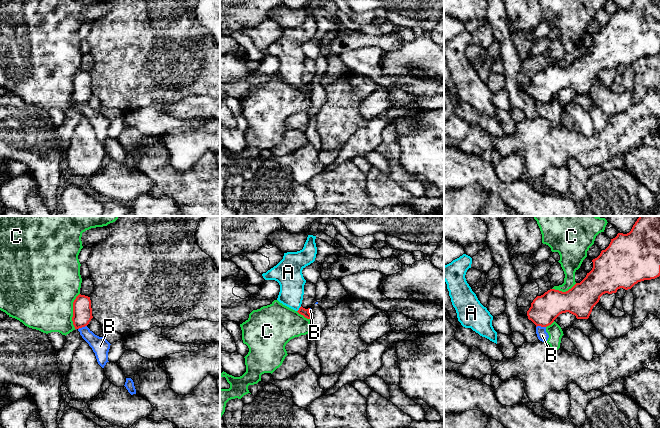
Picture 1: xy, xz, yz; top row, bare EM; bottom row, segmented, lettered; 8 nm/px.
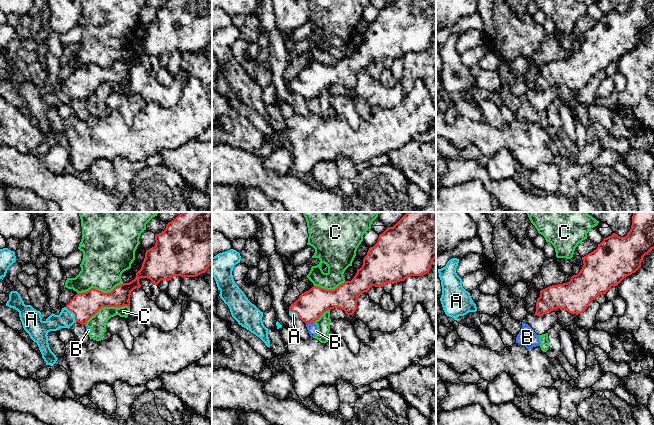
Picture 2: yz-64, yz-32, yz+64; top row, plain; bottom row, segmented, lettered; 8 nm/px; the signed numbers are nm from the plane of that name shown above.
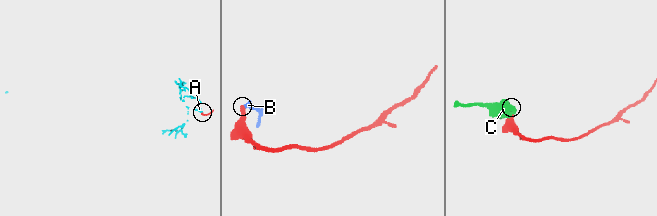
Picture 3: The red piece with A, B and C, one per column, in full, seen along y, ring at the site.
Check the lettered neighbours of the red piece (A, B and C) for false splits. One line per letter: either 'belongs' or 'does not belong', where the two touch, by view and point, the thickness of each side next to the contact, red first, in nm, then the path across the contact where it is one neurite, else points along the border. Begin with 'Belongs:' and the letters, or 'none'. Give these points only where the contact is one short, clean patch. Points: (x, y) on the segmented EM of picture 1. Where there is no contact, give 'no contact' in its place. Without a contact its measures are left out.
Belongs: A
A: belongs; contact xz (299, 309); calibres 60 and 200 nm; way xz (305, 312), (299, 309), (291, 296), (291, 280)
B: does not belong; contact yz (540, 325); calibres 220 and 90 nm; border yz (545, 326), (536, 327)
C: does not belong; contact xy (73, 311); calibres 160 and 460 nm

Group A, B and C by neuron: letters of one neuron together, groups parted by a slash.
A / B C

